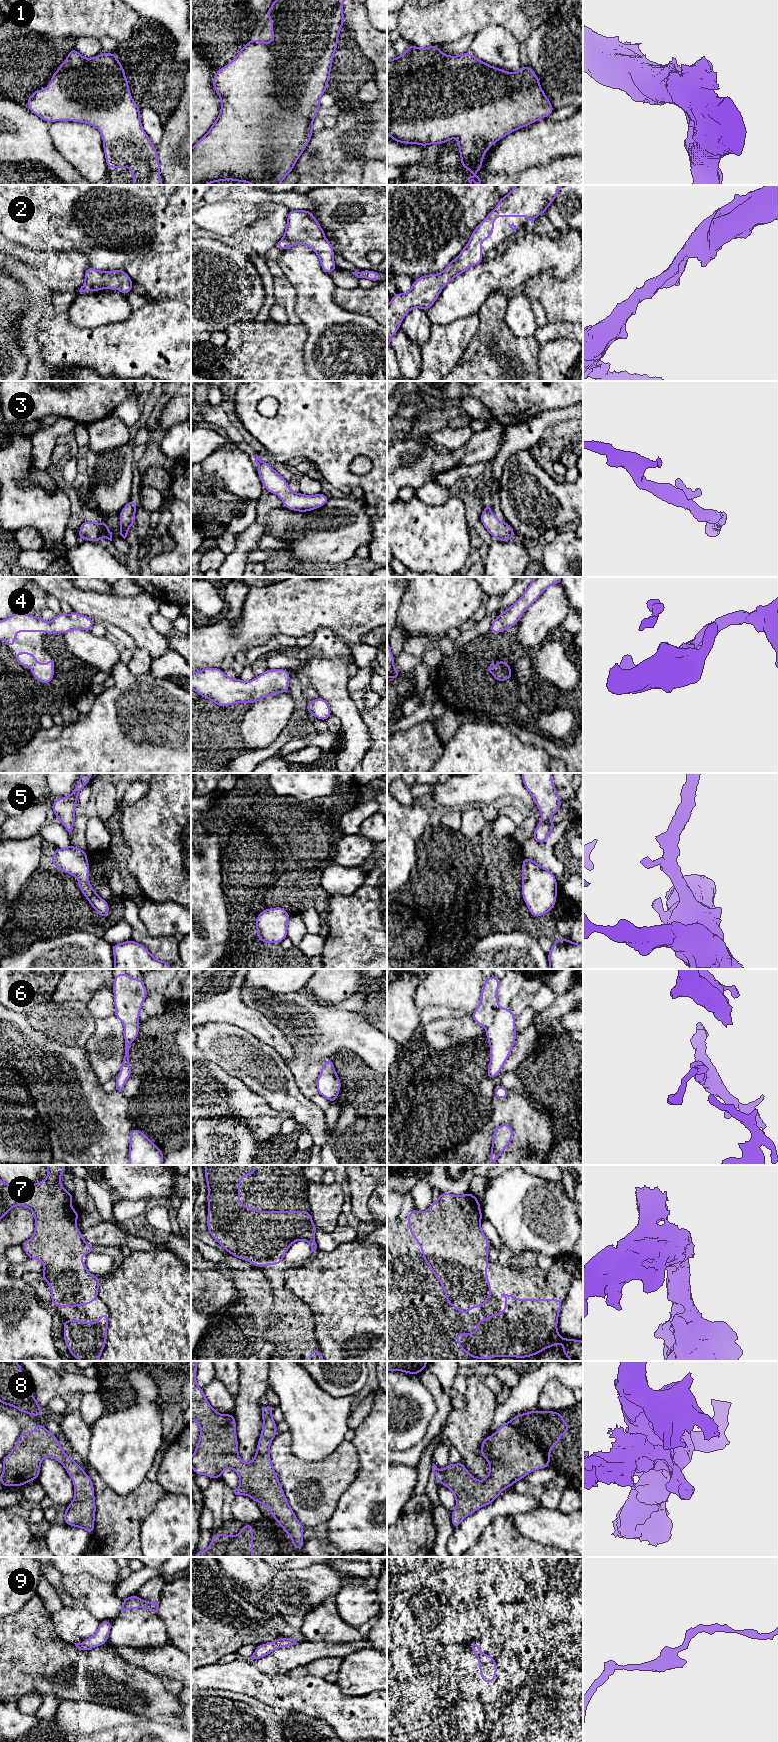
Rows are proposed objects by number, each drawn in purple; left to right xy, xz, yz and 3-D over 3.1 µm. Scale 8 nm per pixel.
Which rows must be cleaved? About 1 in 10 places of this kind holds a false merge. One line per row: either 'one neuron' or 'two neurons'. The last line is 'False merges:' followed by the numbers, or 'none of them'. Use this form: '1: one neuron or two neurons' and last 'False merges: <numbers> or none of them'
1: one neuron
2: one neuron
3: one neuron
4: one neuron
5: one neuron
6: one neuron
7: one neuron
8: one neuron
9: one neuron
False merges: none of them

